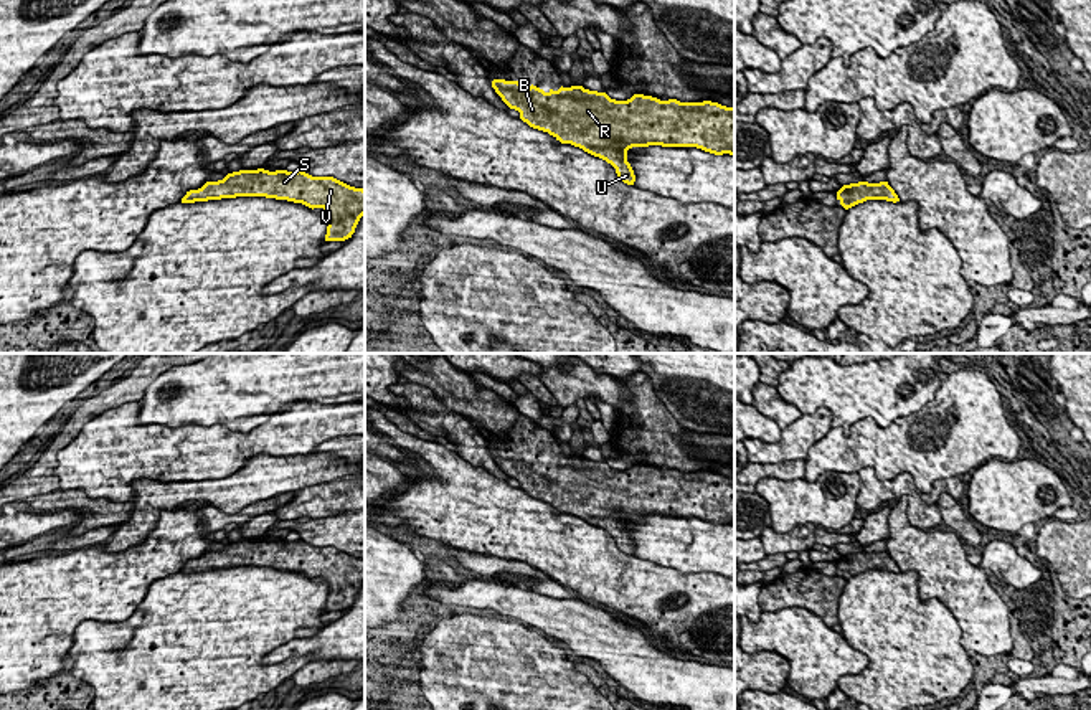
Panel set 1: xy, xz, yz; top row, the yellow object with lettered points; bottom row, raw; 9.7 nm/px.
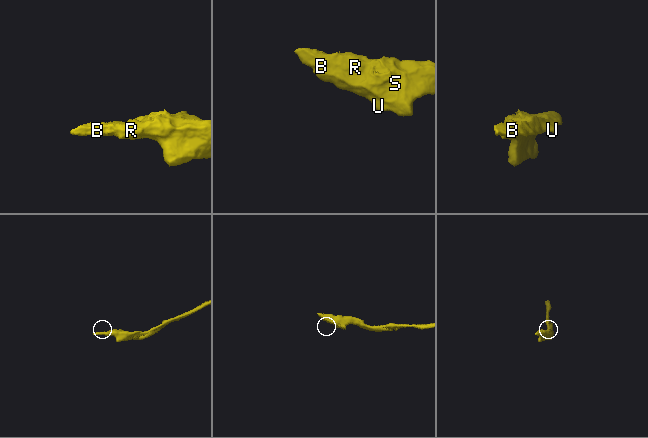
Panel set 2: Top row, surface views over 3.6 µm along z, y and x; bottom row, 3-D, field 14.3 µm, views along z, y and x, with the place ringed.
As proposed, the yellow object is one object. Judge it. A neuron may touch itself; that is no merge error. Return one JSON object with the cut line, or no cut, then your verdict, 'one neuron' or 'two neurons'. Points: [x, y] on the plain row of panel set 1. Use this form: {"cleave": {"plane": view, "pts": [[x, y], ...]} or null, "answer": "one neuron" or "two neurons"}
{"cleave": null, "answer": "one neuron"}

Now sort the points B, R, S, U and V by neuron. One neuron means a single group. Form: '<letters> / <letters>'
B R S U V

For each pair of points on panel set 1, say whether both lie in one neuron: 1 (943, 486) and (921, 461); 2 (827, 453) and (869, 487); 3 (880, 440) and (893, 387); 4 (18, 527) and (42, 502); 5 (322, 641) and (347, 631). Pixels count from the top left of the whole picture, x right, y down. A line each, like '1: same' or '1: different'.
1: different
2: different
3: different
4: different
5: same

